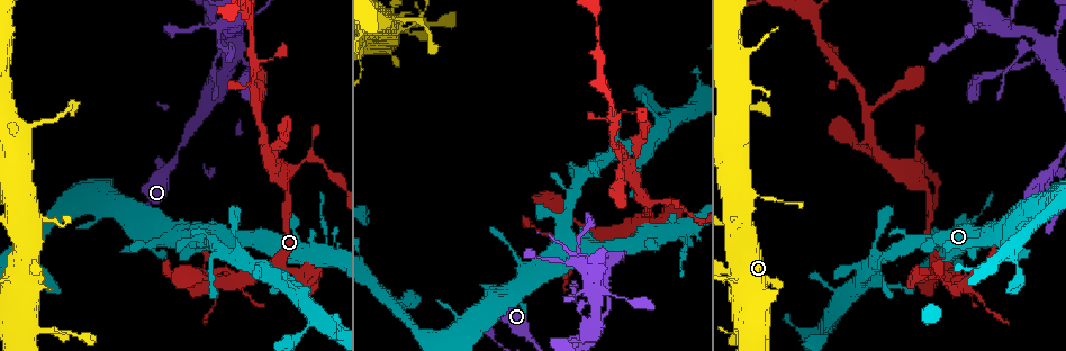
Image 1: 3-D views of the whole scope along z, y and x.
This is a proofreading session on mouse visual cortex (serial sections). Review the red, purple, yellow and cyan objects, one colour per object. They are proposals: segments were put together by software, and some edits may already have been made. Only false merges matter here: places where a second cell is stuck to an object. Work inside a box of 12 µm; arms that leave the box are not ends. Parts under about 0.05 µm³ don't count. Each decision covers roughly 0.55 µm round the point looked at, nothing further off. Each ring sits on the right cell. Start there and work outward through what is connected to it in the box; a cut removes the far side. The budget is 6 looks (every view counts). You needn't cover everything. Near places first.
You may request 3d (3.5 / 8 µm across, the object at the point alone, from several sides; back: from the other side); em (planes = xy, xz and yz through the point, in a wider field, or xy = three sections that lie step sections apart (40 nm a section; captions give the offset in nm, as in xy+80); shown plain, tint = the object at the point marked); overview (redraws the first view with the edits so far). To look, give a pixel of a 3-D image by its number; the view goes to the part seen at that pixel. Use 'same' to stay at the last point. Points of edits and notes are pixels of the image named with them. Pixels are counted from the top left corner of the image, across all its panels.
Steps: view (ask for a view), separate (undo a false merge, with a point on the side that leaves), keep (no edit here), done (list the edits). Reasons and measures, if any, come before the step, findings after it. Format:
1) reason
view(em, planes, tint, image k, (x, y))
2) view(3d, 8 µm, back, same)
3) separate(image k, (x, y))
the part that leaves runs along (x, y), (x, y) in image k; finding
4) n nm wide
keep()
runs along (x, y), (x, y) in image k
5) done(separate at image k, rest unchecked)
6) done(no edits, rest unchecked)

branch point
view(3d, 3.5 µm, image 1, (858, 265))

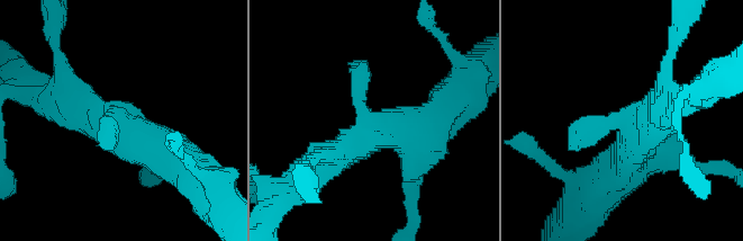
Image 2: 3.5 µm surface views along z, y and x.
need the tissue
view(em, xy, step 5, tint, image 2, (118, 121))

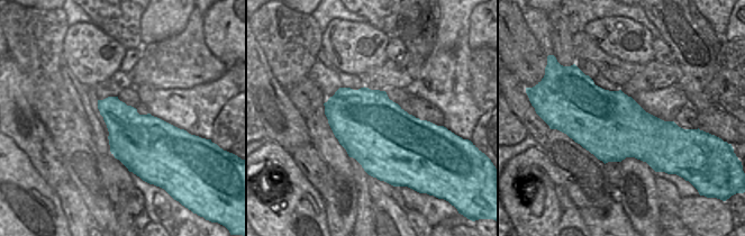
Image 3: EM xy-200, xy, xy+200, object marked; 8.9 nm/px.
650 nm wide
keep()
runs along (91, 116), (168, 150), (209, 188) in image 2; continuous, no second cell

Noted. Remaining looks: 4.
looks like a crossing
view(3d, 3.5 µm, image 1, (1015, 27))

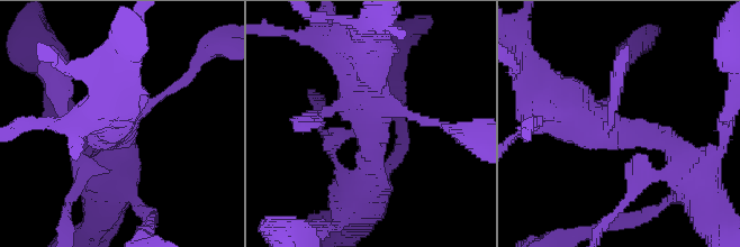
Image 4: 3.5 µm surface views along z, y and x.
view(em, xy, step 2, tint, image 4, (364, 112))

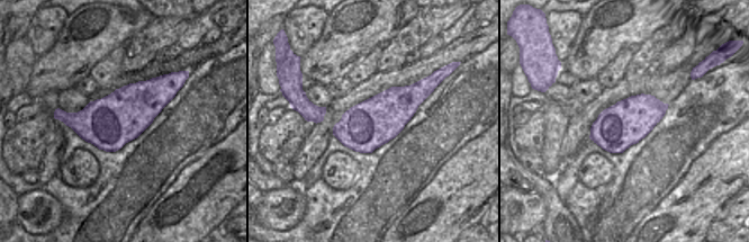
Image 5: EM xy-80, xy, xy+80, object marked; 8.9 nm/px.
view(em, xy, step 3, tint, same)

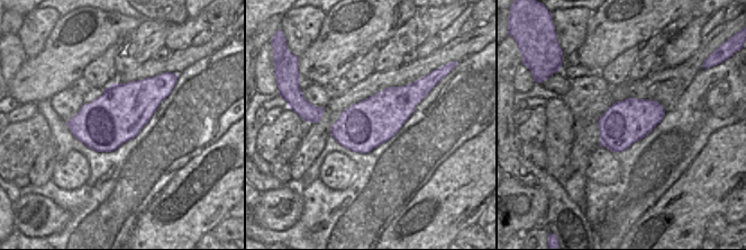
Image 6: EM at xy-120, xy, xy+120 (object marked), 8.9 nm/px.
arms of 150, 150, 300, 600 nm
keep()
all the same cell

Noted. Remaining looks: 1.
done(no edits, rest unchecked)

